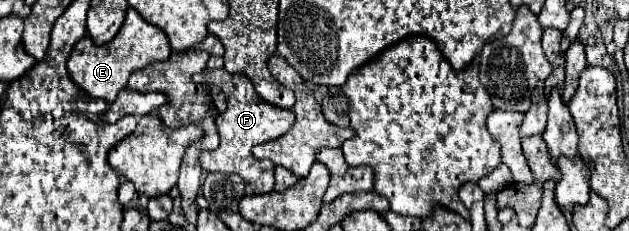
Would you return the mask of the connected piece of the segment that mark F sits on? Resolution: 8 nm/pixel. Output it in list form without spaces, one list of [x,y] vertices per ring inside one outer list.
[[[222,69],[216,71],[204,71],[192,77],[196,83],[214,83],[218,85],[218,79],[222,81],[220,87],[226,93],[228,99],[228,109],[218,115],[216,127],[220,135],[220,147],[214,151],[202,151],[200,153],[200,165],[208,173],[236,173],[244,179],[248,193],[270,193],[274,189],[274,163],[268,159],[254,159],[250,155],[250,149],[258,143],[272,141],[282,137],[294,123],[294,113],[290,109],[274,107],[262,97],[256,95],[252,81],[246,75],[230,75]]]

